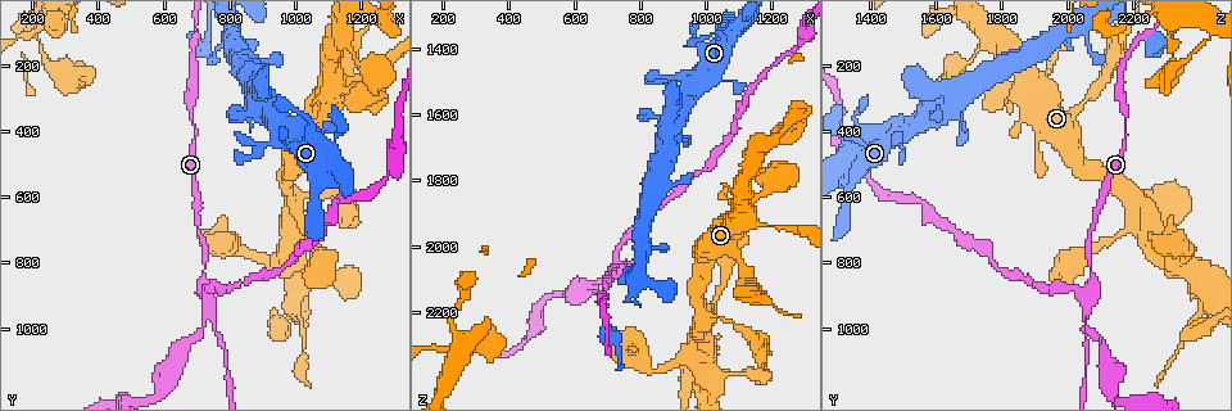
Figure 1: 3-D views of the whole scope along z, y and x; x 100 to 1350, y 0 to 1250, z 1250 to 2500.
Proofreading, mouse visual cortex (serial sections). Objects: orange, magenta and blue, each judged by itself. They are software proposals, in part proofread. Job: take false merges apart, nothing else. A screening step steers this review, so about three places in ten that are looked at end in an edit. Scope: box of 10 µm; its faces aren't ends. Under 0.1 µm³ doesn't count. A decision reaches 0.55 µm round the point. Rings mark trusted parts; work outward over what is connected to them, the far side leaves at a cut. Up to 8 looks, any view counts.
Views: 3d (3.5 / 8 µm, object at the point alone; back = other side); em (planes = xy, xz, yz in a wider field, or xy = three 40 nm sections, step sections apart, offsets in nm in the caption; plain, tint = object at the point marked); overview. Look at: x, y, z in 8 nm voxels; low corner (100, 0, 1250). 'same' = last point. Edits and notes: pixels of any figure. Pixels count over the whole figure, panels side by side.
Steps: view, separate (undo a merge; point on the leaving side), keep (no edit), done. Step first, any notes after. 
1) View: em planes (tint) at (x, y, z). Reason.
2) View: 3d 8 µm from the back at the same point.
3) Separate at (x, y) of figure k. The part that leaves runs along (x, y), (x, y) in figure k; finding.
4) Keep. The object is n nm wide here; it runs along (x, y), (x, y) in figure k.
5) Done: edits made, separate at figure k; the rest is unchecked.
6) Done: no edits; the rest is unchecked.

View: 3d 8 µm at (890, 300, 1660). Side arm on a straight run.

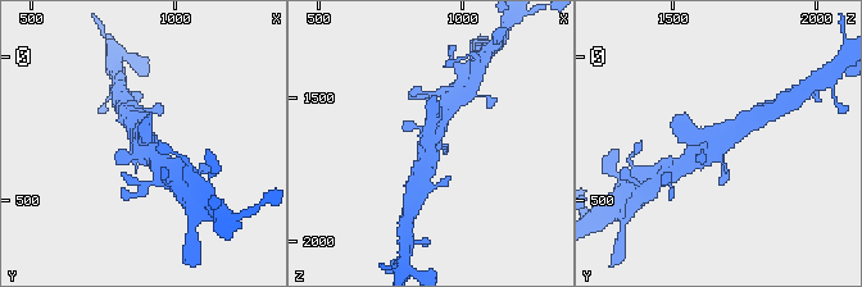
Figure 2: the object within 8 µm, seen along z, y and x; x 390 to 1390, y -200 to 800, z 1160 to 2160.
View: 3d 3.5 µm from the back at the same point. Closer look.

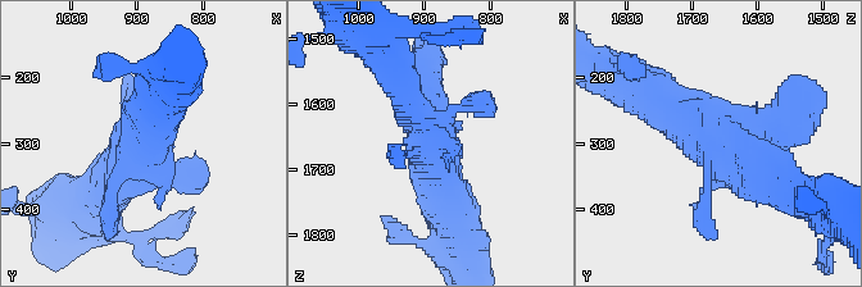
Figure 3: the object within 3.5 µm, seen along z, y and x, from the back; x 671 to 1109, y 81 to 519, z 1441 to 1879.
Keep. Continuous, no second cell.

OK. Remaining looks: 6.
View: 3d 3.5 µm at (720, 900, 2070). Abrupt turn.

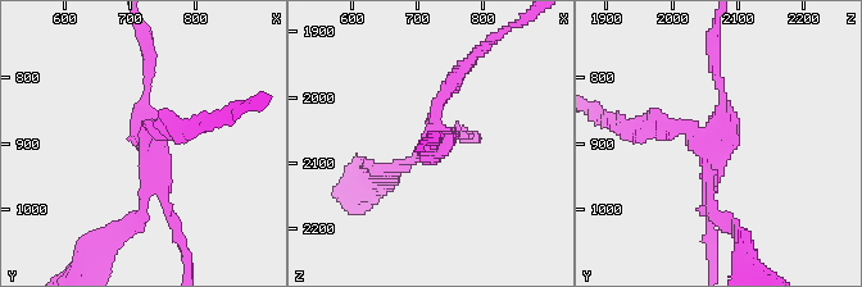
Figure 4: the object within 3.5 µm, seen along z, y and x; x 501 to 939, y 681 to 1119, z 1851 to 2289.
View: em xy step 5 (tint) at (730, 890, 2065). Now the EM.

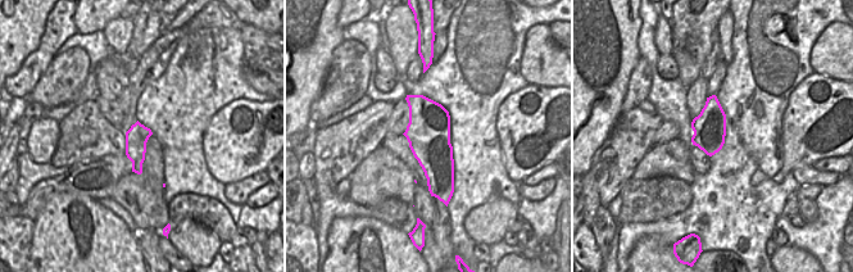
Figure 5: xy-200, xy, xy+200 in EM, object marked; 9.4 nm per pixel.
Separate at (656, 133) of figure 4. 4 arms meet here; the part that leaves runs along (699, 133), (608, 118) in figure 4; a second cell is stuck on.

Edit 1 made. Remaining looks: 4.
View: 3d 3.5 µm at (1000, 890, 2420). Calibre changes.

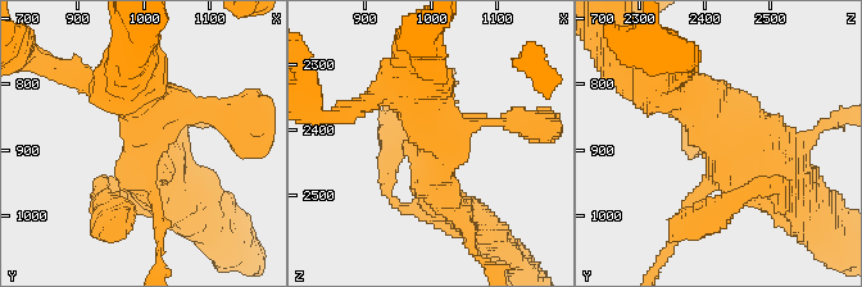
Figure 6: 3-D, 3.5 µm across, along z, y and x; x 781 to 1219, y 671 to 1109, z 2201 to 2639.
View: em planes (tint) at (1000, 890, 2415).

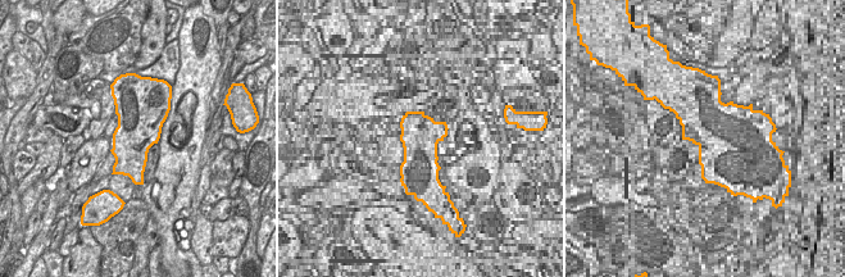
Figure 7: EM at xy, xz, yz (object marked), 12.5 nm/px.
Keep. It runs along (667, 85), (722, 151), (709, 214) in figure 6; all the same cell.

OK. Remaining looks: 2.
Done: edits made, separate at figure 4; the rest is unchecked.

